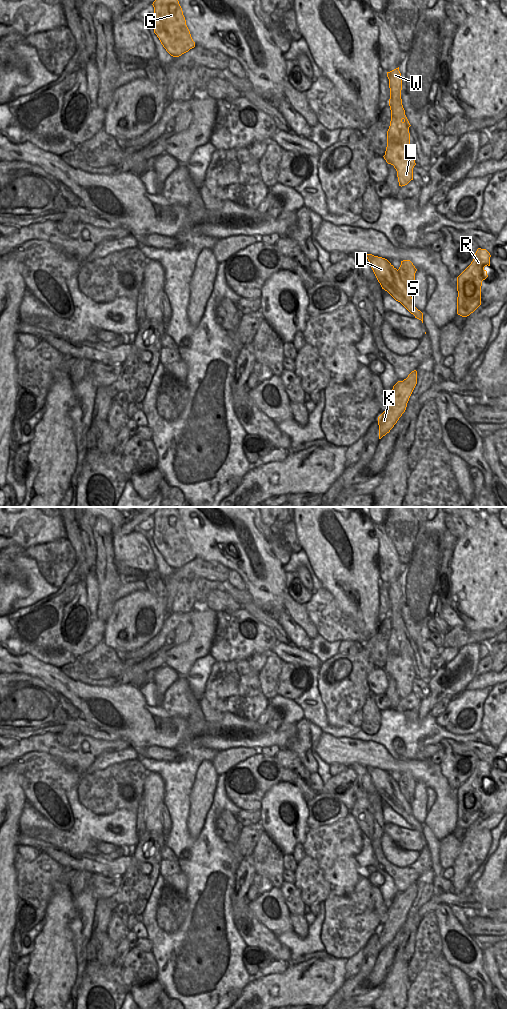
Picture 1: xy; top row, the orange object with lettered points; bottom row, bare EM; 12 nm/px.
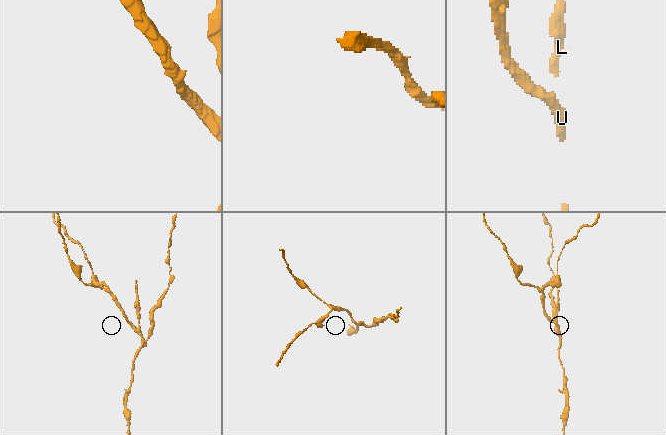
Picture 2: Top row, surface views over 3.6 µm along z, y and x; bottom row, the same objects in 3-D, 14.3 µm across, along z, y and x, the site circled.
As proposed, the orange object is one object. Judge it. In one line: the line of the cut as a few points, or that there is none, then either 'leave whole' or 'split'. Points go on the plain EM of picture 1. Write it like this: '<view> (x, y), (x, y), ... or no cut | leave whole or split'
xy (397, 782), (401, 793), (408, 802), (408, 806), (402, 816) | split

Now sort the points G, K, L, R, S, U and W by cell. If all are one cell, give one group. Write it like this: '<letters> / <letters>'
G U / K L R S W

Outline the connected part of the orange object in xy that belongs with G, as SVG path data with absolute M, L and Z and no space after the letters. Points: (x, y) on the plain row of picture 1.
M157 507L153 514L154 545L166 563L179 569L195 559L177 507Z

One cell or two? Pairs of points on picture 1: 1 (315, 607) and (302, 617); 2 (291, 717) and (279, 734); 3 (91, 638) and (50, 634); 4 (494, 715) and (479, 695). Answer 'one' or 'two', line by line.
1: two
2: two
3: one
4: two

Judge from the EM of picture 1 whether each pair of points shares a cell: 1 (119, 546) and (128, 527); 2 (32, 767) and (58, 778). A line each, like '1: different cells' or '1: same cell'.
1: different cells
2: same cell

